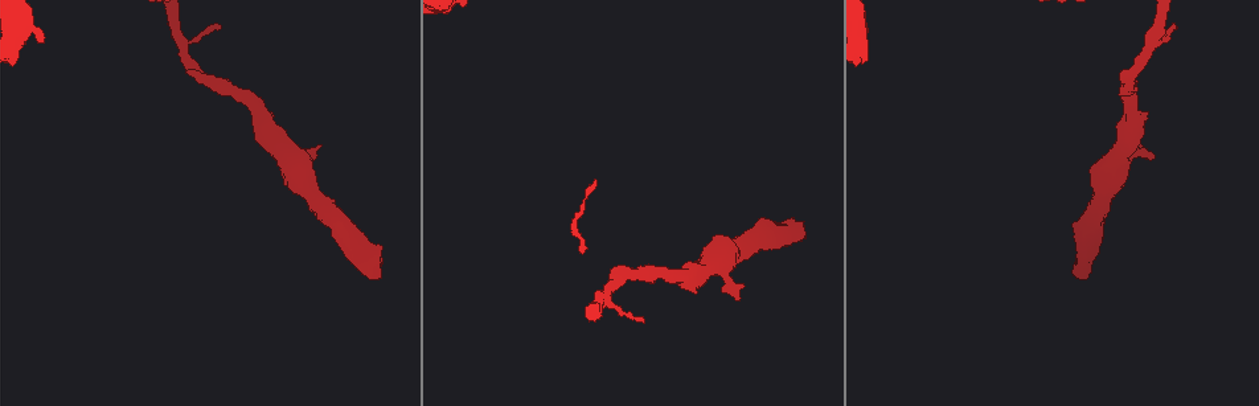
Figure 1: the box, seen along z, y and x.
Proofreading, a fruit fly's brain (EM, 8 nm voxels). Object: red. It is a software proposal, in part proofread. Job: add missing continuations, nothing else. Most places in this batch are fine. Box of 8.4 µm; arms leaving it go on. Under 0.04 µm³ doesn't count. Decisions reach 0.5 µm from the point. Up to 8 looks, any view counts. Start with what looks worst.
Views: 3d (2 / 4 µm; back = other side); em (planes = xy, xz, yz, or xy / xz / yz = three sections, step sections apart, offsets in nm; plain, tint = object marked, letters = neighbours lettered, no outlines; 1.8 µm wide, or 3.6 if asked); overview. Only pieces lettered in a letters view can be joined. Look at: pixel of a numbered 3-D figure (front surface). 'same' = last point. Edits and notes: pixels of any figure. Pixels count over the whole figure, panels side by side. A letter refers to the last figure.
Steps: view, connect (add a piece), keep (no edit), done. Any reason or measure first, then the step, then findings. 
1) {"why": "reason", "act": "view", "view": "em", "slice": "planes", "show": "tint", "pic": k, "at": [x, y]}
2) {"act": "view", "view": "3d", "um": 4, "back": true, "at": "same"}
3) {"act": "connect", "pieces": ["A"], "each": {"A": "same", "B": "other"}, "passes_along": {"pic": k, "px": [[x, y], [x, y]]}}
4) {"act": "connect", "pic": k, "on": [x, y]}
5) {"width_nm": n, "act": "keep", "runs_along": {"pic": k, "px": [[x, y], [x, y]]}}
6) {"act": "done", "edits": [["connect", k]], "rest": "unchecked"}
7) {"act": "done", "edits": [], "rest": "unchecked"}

{"why": "free end", "act": "view", "view": "em", "slice": "xz", "step": 4, "show": "tint", "pic": 1, "at": [1173, 26]}

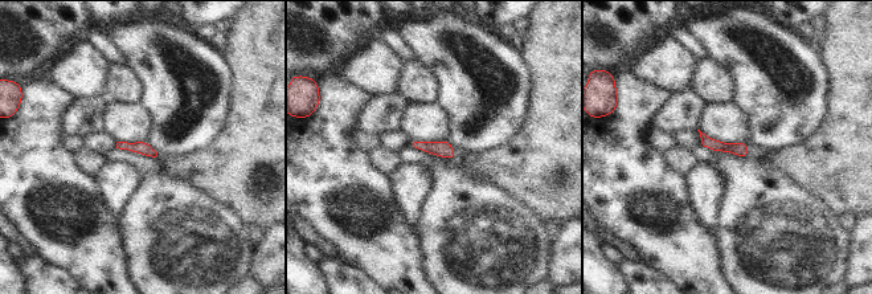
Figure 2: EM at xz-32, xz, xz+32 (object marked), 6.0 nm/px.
{"why": "another direction", "act": "view", "view": "em", "slice": "planes", "show": "letters", "at": "same"}

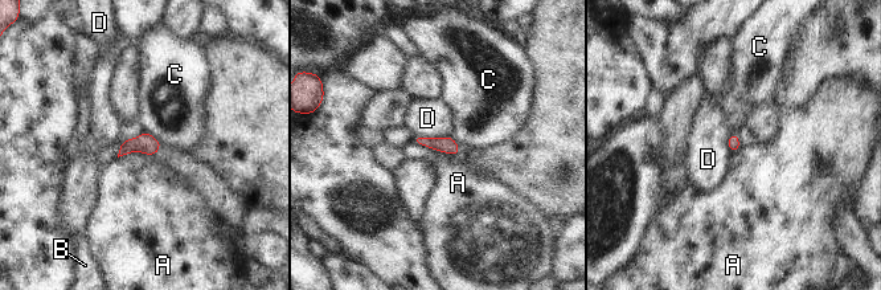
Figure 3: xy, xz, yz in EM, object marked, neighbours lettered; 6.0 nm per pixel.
{"longest_contact_nm": ["A", 220], "act": "keep", "each": {"A": "other", "B": "other", "C": "other", "D": "other"}, "runs_along": {"pic": 3, "px": [[416, 139], [447, 144], [455, 151]]}, "found": "none of them fits"}

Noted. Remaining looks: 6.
{"why": "free end", "act": "view", "view": "em", "slice": "planes", "show": "letters", "pic": 1, "at": [1154, 157]}

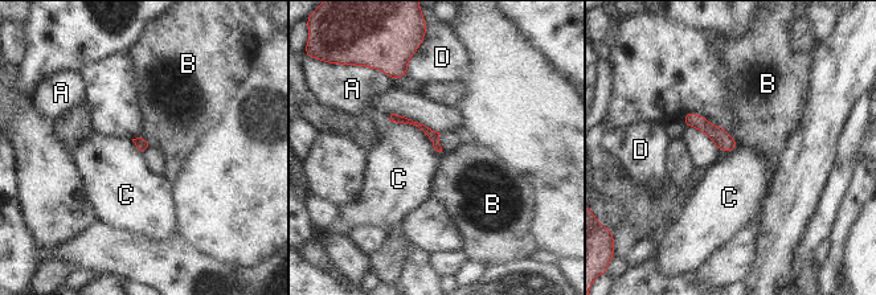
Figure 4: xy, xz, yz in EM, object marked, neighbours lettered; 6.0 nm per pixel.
{"act": "keep", "each": {"A": "other", "B": "other", "C": "other", "D": "other"}, "border": {"pic": 4, "px": [[389, 119], [417, 126], [439, 152]]}, "found": "no lettered piece goes on from it"}

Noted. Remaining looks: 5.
{"why": "an open end", "act": "view", "view": "3d", "um": 4, "pic": 1, "at": [376, 277]}

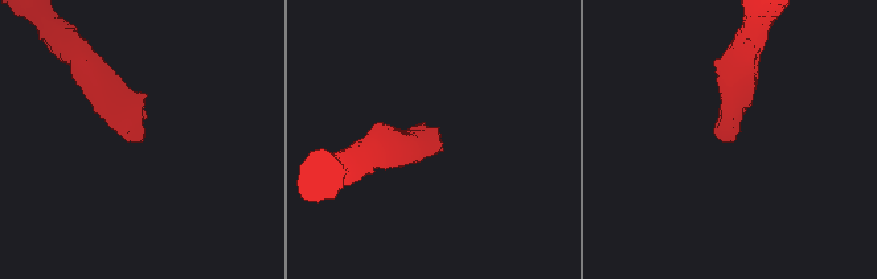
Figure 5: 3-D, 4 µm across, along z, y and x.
{"why": "need the tissue", "act": "view", "view": "em", "slice": "planes", "show": "letters", "pic": 5, "at": [733, 139]}

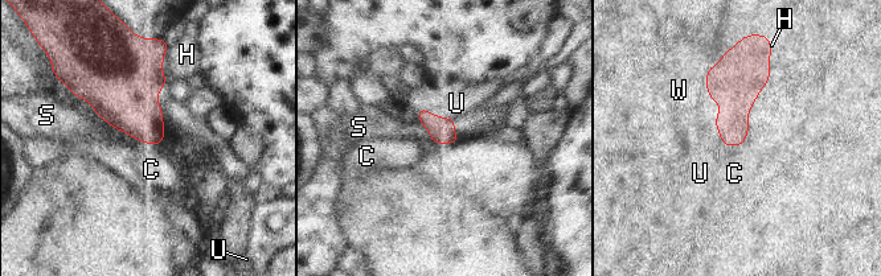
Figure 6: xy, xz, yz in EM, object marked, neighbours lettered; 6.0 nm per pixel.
{"act": "connect", "pieces": ["U"], "each": {"C": "other", "H": "other", "S": "other", "U": "same", "W": "other"}, "passes_along": {"pic": 6, "px": [[734, 87], [714, 123], [709, 147]]}, "found": "it goes on there"}

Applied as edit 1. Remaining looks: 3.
{"act": "done", "edits": [["connect", 6]], "rest": "unchecked"}

